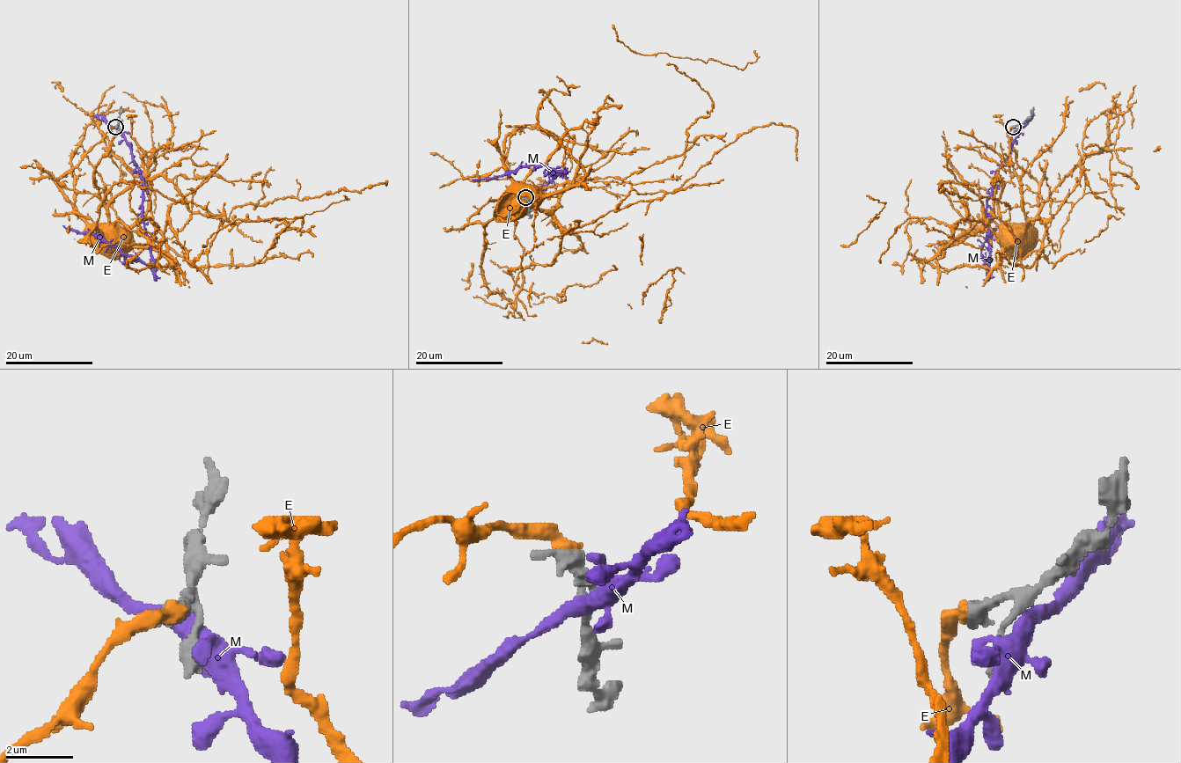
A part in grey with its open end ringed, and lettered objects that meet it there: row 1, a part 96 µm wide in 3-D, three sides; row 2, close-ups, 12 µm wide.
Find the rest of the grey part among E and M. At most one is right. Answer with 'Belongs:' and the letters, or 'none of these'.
Belongs: E

